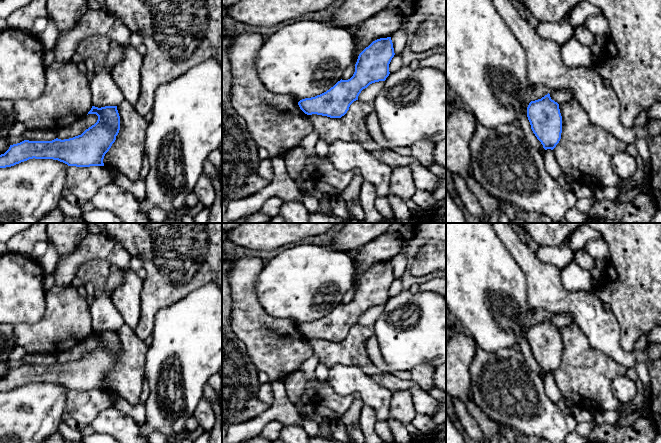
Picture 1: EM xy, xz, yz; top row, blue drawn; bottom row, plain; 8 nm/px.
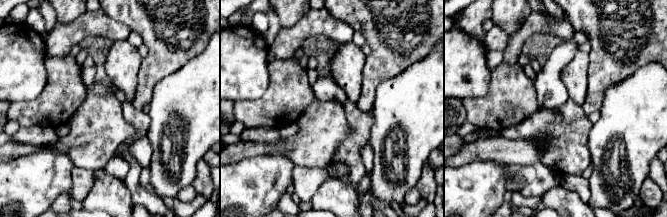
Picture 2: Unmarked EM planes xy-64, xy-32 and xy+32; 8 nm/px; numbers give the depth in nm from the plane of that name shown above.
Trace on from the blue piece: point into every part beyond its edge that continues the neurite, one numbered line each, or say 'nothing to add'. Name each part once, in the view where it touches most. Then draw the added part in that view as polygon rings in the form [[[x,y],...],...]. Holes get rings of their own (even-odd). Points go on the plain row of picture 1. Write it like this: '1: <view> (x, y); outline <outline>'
nothing to add

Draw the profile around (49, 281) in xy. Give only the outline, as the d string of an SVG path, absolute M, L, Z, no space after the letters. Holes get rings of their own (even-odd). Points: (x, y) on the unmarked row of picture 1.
M45 275L43 279L43 290L46 293L49 289L56 285L56 281L53 275Z

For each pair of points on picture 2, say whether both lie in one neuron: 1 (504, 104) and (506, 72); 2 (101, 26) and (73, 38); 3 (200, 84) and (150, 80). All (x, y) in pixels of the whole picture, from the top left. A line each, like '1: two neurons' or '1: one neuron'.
1: one neuron
2: one neuron
3: two neurons

